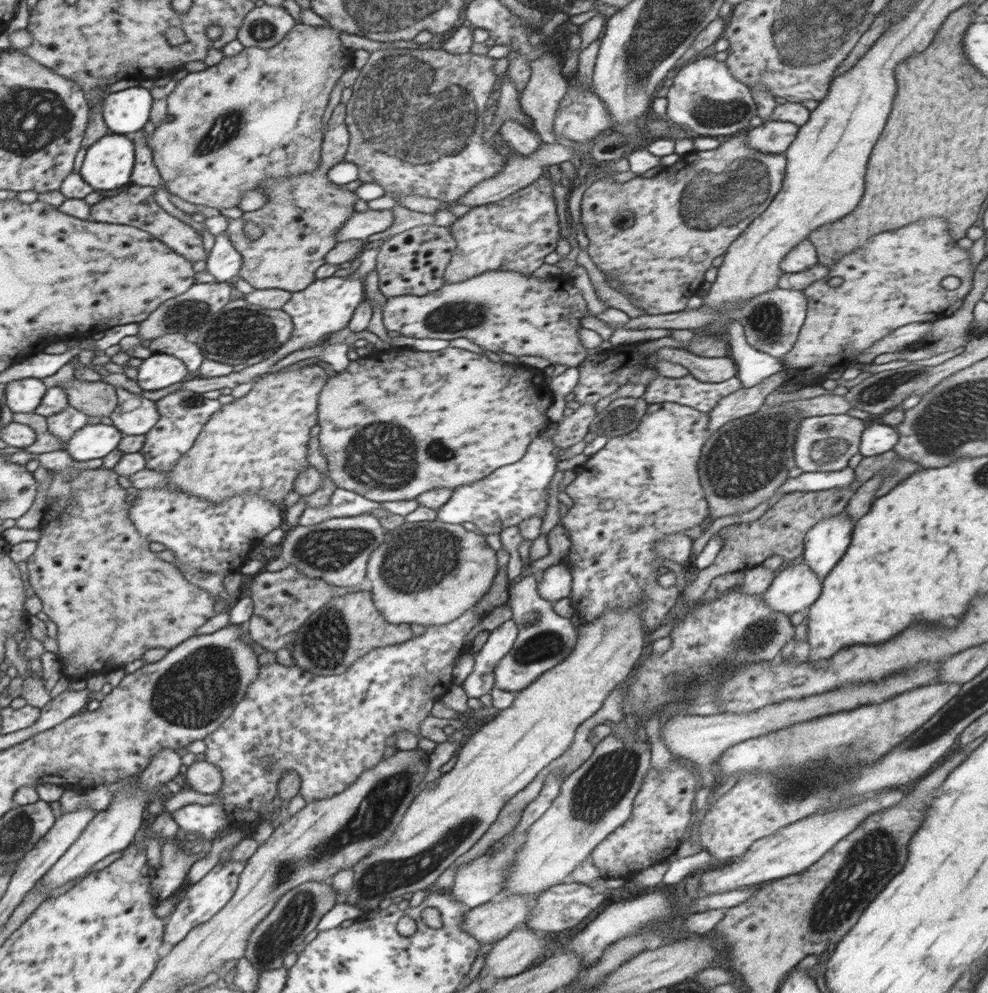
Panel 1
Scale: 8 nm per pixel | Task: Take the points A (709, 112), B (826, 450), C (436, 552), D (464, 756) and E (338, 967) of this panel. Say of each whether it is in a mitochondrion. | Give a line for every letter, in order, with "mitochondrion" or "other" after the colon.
A: mitochondrion
B: mitochondrion
C: mitochondrion
D: other
E: other

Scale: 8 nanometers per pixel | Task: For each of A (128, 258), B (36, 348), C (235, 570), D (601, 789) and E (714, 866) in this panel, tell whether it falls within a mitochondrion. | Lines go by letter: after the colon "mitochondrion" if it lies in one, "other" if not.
A: other
B: other
C: other
D: mitochondrion
E: other

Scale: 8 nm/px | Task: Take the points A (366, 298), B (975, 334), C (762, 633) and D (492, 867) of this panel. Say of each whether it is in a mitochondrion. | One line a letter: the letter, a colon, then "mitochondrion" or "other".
A: other
B: other
C: mitochondrion
D: mitochondrion

